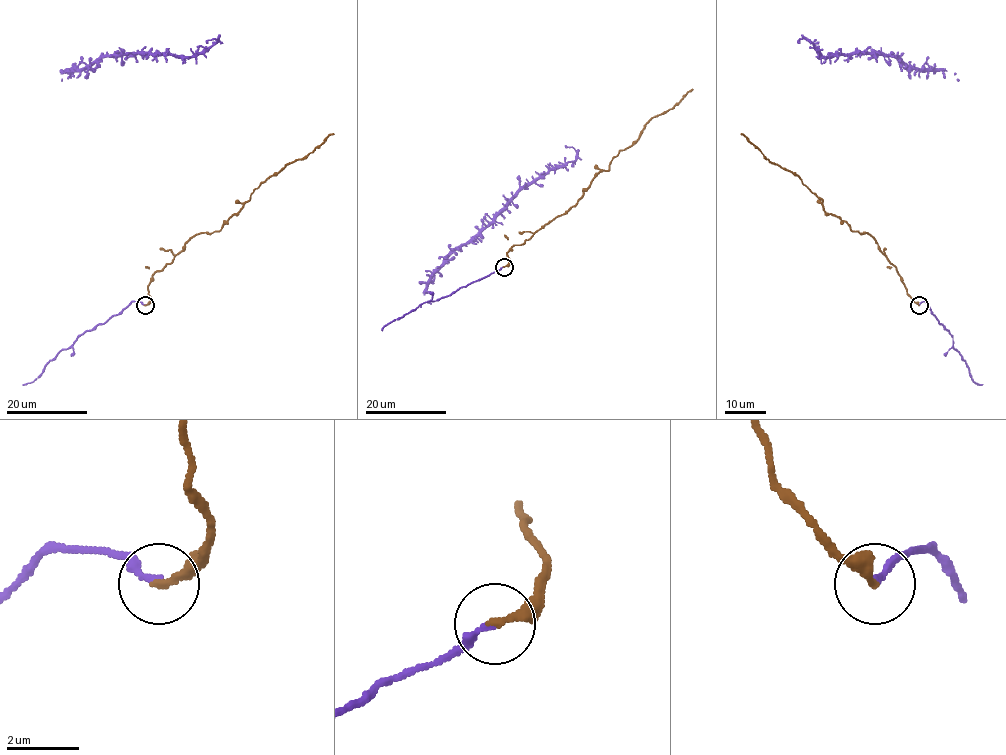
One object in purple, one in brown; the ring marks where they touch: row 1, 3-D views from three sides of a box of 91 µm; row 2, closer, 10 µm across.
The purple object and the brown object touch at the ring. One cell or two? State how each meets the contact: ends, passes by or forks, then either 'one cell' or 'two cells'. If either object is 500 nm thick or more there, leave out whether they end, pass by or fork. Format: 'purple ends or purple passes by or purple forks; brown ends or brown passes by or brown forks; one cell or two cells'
purple ends; brown ends; one cell

